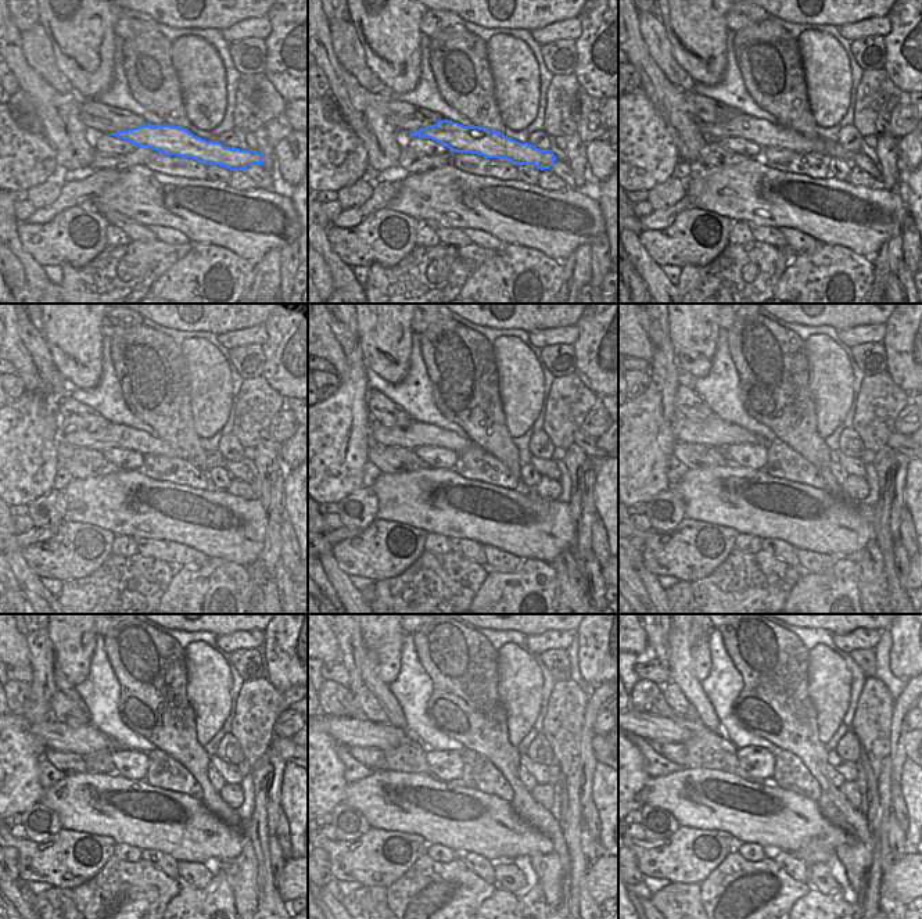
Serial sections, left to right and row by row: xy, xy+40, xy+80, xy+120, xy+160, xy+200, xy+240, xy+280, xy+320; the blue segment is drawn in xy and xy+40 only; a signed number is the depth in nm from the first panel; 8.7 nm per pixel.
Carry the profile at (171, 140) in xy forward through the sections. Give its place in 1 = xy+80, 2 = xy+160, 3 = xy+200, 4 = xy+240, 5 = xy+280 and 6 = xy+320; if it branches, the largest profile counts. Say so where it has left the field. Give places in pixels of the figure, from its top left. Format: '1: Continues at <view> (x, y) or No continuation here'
1: Continues at xy+80 (761, 132)
2: Continues at xy+160 (418, 434)
3: Continues at xy+200 (713, 431)
4: Continues at xy+240 (81, 739)
5: Continues at xy+280 (351, 732)
6: Continues at xy+320 (652, 728).

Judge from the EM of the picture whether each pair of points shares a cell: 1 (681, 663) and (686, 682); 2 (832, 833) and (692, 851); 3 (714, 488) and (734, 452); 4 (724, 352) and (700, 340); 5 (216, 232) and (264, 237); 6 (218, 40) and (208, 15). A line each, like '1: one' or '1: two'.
1: one
2: two
3: two
4: two
5: one
6: two

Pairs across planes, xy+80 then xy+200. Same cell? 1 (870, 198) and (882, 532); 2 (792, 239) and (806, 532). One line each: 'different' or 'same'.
1: different
2: different

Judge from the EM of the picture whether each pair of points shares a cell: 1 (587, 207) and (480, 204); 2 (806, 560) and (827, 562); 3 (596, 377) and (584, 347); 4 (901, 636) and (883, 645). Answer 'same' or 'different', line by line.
1: same
2: same
3: same
4: different

